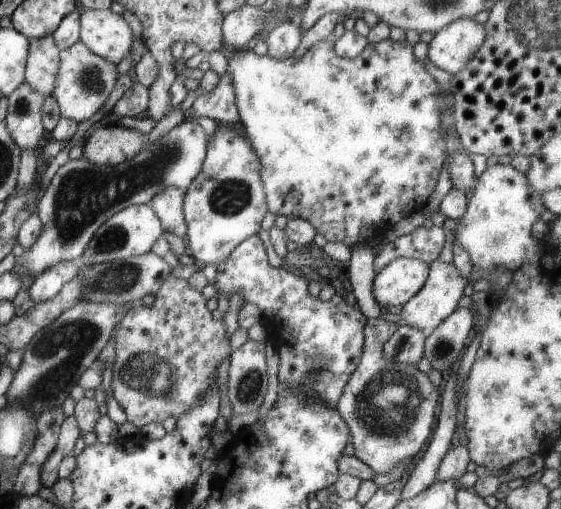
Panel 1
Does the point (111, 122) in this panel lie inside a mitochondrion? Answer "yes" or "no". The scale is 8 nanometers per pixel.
no

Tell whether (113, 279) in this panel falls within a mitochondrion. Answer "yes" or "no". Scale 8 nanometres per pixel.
yes

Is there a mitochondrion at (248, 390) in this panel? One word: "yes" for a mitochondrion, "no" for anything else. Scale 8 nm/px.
yes

